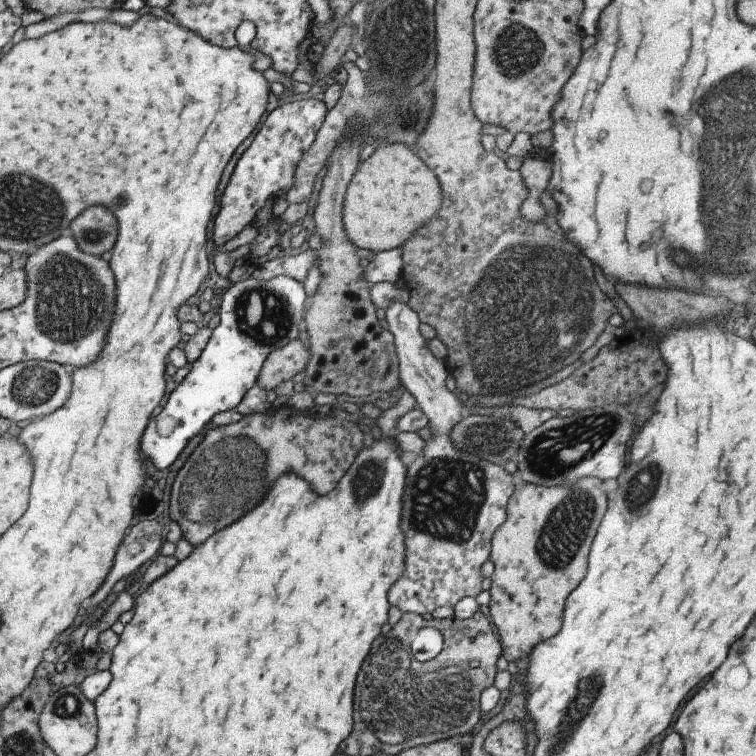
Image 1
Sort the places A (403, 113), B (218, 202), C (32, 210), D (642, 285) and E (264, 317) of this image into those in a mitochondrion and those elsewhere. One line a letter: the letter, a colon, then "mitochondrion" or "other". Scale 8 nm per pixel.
A: mitochondrion
B: other
C: mitochondrion
D: other
E: mitochondrion

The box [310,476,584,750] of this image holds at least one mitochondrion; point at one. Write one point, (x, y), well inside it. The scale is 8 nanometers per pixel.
(402, 702)

